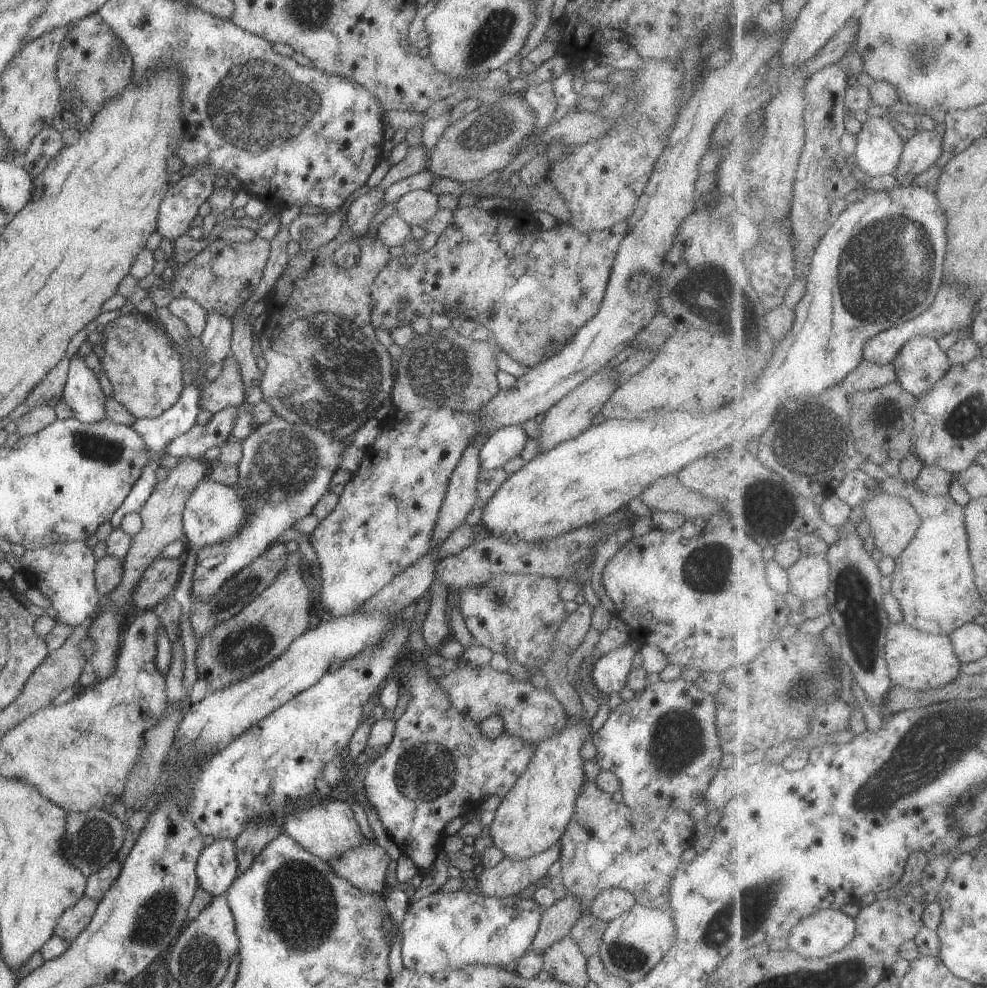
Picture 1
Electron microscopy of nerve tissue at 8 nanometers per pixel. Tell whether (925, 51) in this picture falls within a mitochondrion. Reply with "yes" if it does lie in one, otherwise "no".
yes

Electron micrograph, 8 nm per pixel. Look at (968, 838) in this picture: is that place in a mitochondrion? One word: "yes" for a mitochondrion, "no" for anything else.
no

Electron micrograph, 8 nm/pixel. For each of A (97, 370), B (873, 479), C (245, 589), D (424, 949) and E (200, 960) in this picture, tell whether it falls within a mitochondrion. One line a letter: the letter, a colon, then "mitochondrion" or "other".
A: other
B: other
C: mitochondrion
D: other
E: mitochondrion

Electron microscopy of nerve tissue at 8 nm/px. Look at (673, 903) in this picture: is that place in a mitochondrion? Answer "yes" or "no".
no

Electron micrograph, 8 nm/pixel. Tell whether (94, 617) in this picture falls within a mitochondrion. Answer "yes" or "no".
no

